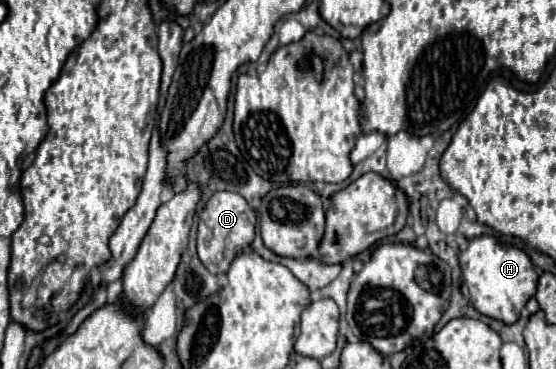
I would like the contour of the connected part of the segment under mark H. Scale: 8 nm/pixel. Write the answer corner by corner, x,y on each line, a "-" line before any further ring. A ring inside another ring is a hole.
491,235
475,237
469,247
459,255
459,263
463,271
463,281
467,283
471,293
473,307
487,317
495,317
503,323
515,323
527,299
535,295
537,273
529,255
519,247
499,243

